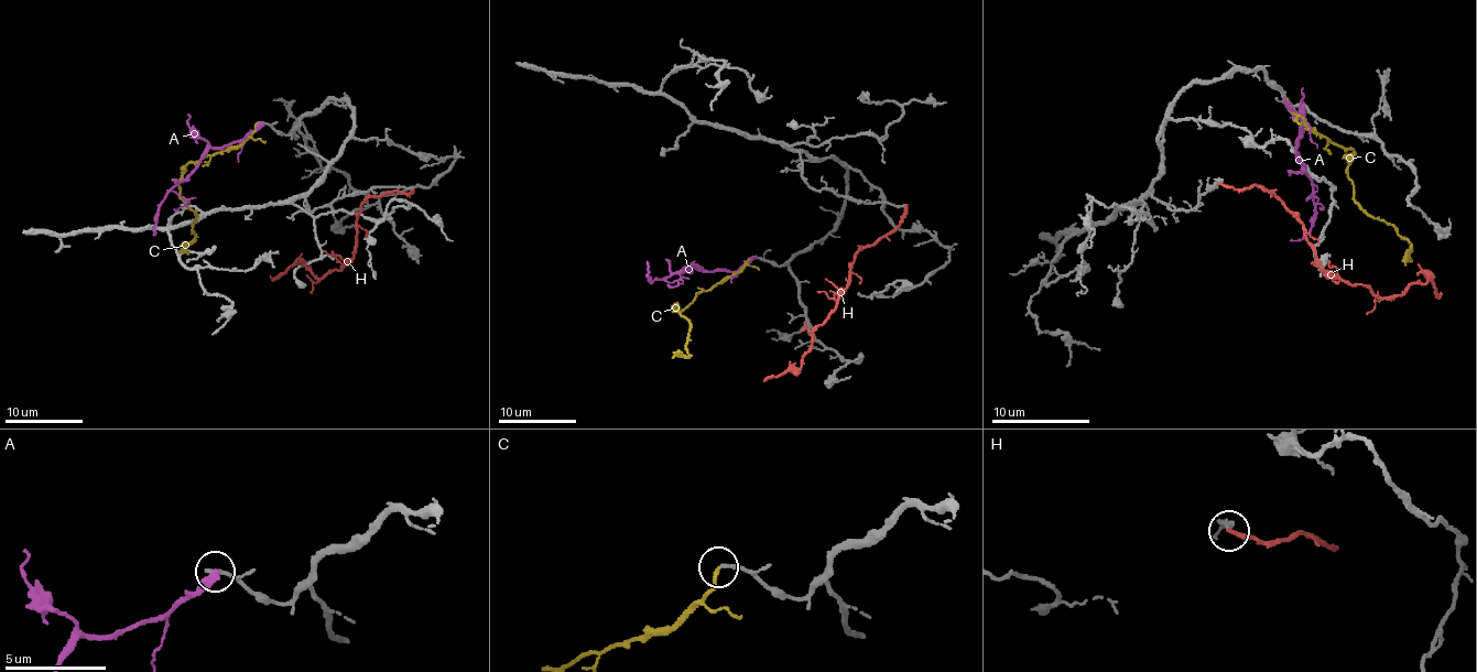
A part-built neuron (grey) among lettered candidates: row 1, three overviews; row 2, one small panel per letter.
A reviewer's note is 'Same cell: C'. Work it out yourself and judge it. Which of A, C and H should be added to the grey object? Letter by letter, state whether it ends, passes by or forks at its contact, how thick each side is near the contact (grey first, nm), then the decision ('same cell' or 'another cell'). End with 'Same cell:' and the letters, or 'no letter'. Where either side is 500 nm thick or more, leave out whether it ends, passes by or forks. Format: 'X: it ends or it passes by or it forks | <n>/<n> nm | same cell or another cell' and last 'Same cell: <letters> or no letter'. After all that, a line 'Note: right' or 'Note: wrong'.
A: it ends | 150/360 nm | another cell
C: it ends | 180/190 nm | same cell
H: it ends | 180/260 nm | another cell
Same cell: C
Note: right

